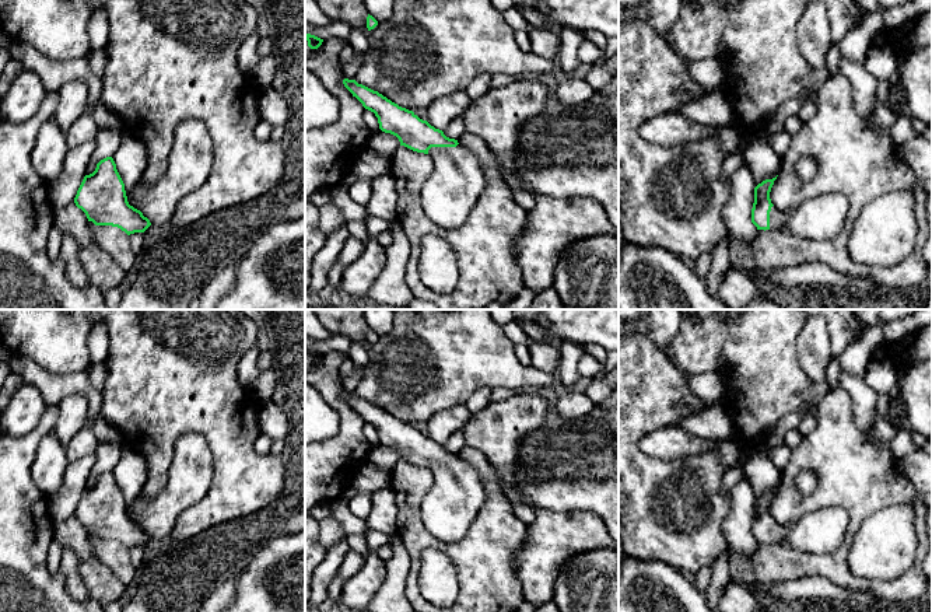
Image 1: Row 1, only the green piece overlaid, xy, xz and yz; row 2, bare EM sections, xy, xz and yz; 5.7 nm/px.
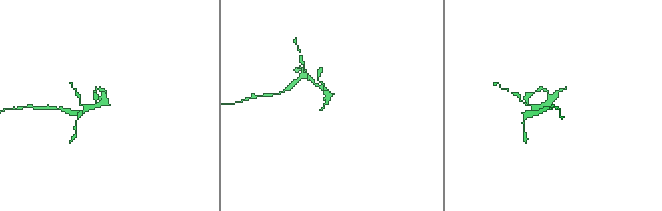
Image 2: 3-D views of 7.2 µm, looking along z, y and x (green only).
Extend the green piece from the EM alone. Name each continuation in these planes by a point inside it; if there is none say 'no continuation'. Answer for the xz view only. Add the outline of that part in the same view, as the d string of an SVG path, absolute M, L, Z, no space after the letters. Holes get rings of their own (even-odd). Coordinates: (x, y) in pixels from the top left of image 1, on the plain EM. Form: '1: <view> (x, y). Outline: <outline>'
1: xz (456, 496). Outline: M431 461L434 485L421 501L425 529L446 543L460 541L487 500L479 472L467 461Z

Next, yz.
1: yz (819, 532). Outline: M840 507L819 508L789 527L782 527L772 520L770 543L785 543L799 552L826 555L841 545L848 524L849 517Z

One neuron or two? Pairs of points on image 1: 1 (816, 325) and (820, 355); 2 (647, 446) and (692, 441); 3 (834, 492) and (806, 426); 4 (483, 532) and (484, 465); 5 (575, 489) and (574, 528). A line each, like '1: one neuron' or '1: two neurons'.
1: one neuron
2: one neuron
3: two neurons
4: one neuron
5: two neurons

